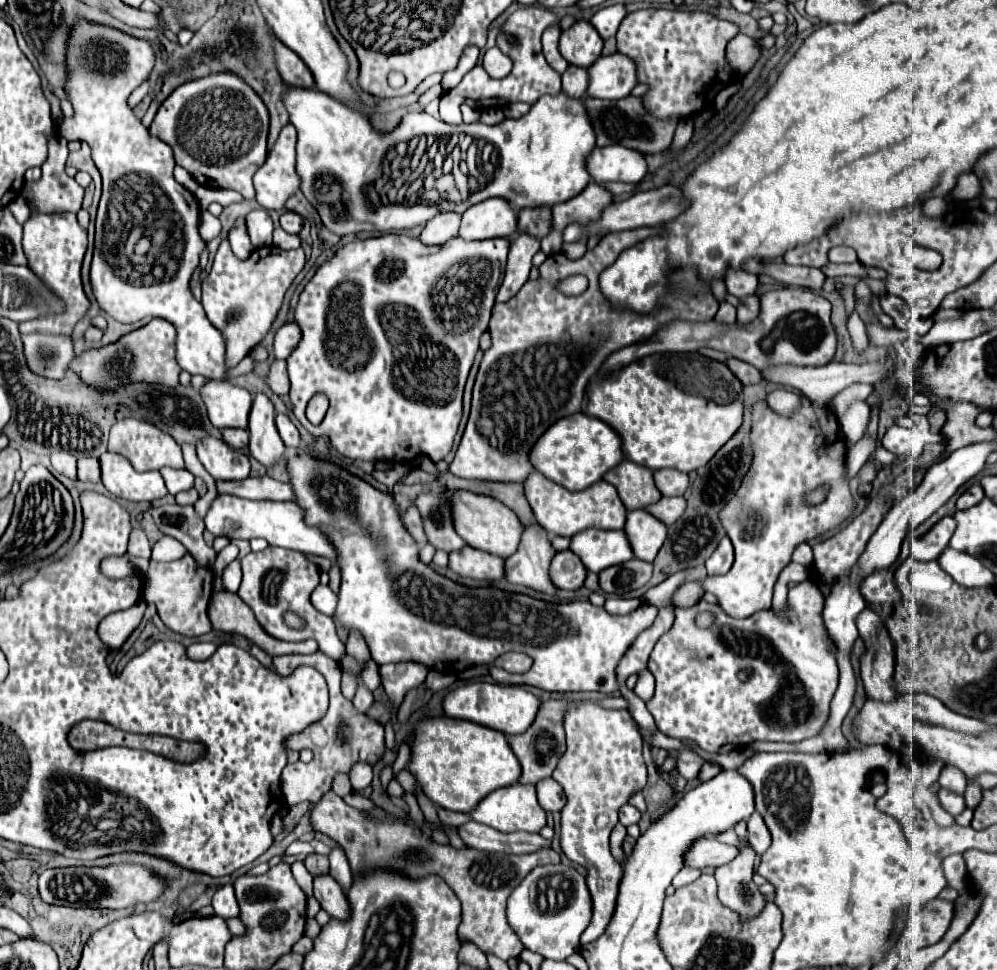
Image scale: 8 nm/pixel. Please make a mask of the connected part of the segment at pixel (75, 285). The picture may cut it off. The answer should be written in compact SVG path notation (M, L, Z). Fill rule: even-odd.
M31 212L31 218L23 224L23 250L29 260L29 268L53 290L59 294L59 298L65 300L65 314L61 316L51 316L51 318L37 318L31 322L19 324L21 334L29 334L31 330L39 330L45 334L63 334L71 336L73 326L77 324L79 318L85 316L89 310L89 300L83 292L81 284L81 262L87 250L87 232L77 224L75 214L57 214L57 216L47 216L47 214L37 214Z

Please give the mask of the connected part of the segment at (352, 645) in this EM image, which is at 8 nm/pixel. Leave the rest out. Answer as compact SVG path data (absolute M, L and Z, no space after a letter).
M351 630L351 634L349 634L349 640L347 640L347 652L349 652L351 656L355 656L355 658L359 660L361 666L365 664L365 658L371 658L371 656L369 656L367 644L365 644L363 636L361 636L357 630Z

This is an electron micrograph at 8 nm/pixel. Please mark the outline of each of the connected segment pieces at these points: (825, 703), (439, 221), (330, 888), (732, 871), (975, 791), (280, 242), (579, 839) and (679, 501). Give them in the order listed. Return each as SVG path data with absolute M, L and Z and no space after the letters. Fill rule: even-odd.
M805 580L803 584L795 584L789 588L789 594L787 594L787 608L785 612L775 612L775 610L761 610L745 620L733 620L731 616L723 614L719 610L717 604L707 604L707 602L697 602L695 606L691 608L675 608L675 622L673 626L669 628L669 632L665 632L651 656L649 656L649 672L655 676L655 694L653 698L647 702L647 710L653 714L655 718L655 724L657 728L671 736L671 738L691 738L699 744L701 750L705 752L711 752L711 754L717 754L717 752L729 752L729 750L735 750L735 748L741 748L741 746L749 746L751 742L757 742L757 740L769 740L769 742L799 742L799 740L805 740L805 738L811 738L815 734L819 734L819 730L823 728L823 724L827 722L827 716L829 716L829 702L837 690L837 660L835 660L835 652L833 652L833 644L829 640L829 634L827 634L827 628L823 624L823 596L817 588L817 584L813 580ZM699 612L713 612L715 620L709 628L699 628L695 624L695 616Z
M441 212L441 214L437 214L433 220L429 220L425 224L423 232L419 234L419 240L425 246L445 244L449 238L457 236L459 218L461 218L461 214L455 214L455 212Z
M321 876L315 878L315 898L319 900L321 908L337 920L349 920L349 902L343 892L343 888L331 878L331 876Z
M741 848L741 854L735 862L719 866L715 870L717 878L717 898L723 906L733 910L741 922L749 922L761 914L765 908L765 898L753 882L753 848Z
M971 780L971 782L967 784L967 790L965 790L965 806L973 810L979 802L981 802L981 786Z
M275 226L273 245L279 246L279 248L299 248L301 246L301 239L299 235L287 234L285 230L281 230L279 226Z
M581 702L573 704L567 714L565 714L565 732L567 732L567 752L563 754L563 760L559 760L559 766L553 772L553 780L561 784L567 804L561 810L561 852L567 856L571 862L581 864L587 870L585 882L591 894L593 902L593 914L589 926L581 934L581 944L593 942L603 934L607 928L607 922L611 920L611 914L615 910L615 894L619 888L619 878L623 876L623 866L615 862L615 858L609 852L609 834L613 826L619 822L617 820L617 810L627 804L629 796L637 790L641 790L647 782L647 766L641 756L643 740L639 738L639 730L635 720L627 710L605 710L597 706L595 702Z
M663 496L659 502L645 506L645 510L651 516L655 516L657 520L661 520L663 524L669 526L669 524L673 524L683 514L685 506L687 506L687 500L685 498L665 498Z

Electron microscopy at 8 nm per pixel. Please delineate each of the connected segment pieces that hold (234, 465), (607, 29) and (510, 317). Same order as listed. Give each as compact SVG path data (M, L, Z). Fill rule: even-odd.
M207 436L199 440L197 456L215 480L245 480L251 470L249 458L227 446L221 438Z
M615 4L615 6L607 6L607 8L601 8L593 18L591 18L591 24L595 26L595 30L599 32L599 36L603 40L611 38L617 34L617 28L621 24L621 20L625 18L627 10L623 4Z
M635 228L635 230L623 230L607 234L593 250L587 250L585 256L577 260L569 260L563 252L547 256L547 260L539 266L539 278L529 280L515 298L511 298L505 304L495 304L491 322L489 322L489 334L491 334L491 348L483 352L483 360L479 364L477 380L473 386L473 400L471 400L471 414L469 422L465 426L463 438L459 442L459 448L455 452L453 462L449 464L447 472L459 476L459 478L479 478L479 480L493 480L493 482L523 482L527 474L533 470L529 462L529 450L537 442L537 438L559 418L571 416L581 410L585 388L599 372L599 366L617 350L631 346L635 342L651 338L659 326L663 326L669 320L683 318L689 322L705 322L715 318L719 302L715 300L709 286L695 274L691 268L675 268L667 274L670 283L676 283L679 288L671 288L671 292L665 294L663 304L653 314L637 314L629 308L613 308L611 302L603 296L599 290L599 274L611 266L619 254L637 242L661 236L663 228ZM583 274L589 278L589 288L579 296L565 296L557 290L557 284L565 280L567 276Z

